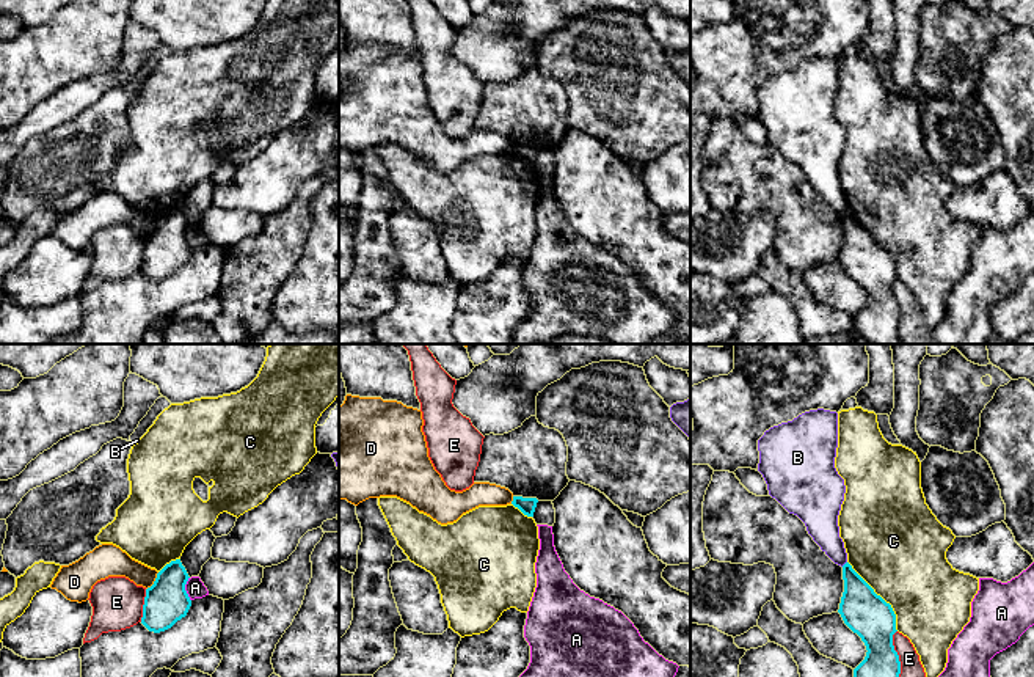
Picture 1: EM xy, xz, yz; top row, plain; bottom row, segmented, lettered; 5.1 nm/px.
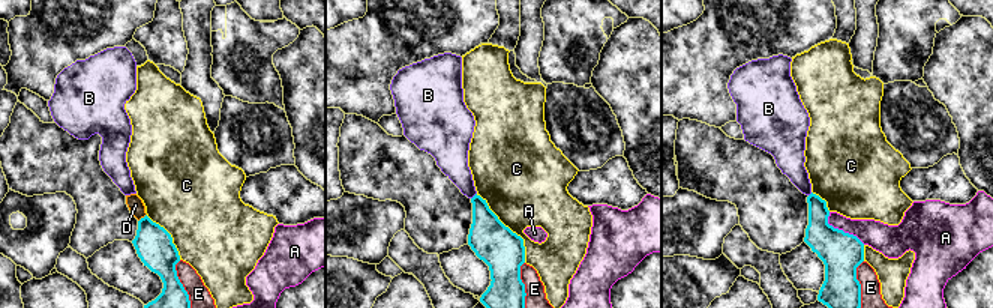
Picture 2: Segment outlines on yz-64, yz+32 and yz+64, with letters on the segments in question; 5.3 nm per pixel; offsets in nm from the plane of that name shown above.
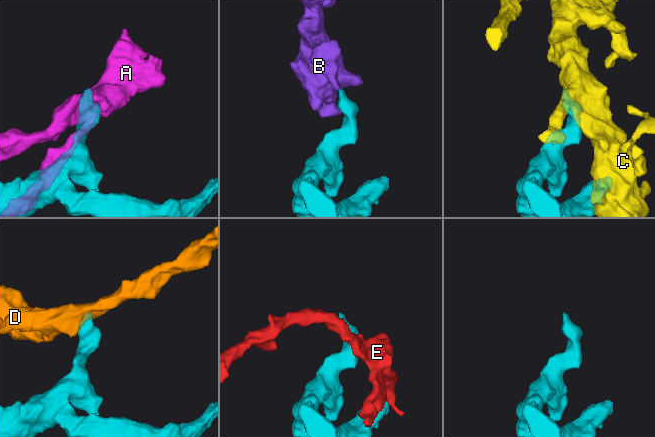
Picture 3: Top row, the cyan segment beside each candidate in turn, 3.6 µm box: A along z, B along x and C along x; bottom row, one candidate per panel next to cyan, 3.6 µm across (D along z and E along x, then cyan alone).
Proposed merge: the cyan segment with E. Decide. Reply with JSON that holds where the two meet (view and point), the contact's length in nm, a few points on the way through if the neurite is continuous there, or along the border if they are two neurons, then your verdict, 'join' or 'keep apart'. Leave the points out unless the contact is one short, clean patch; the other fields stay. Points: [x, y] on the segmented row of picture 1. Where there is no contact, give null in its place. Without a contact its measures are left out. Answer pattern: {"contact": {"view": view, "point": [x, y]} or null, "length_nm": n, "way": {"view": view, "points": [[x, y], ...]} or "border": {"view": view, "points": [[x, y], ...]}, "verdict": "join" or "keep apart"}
{"contact": {"view": "yz", "point": [896, 654]}, "length_nm": 240, "verdict": "keep apart"}

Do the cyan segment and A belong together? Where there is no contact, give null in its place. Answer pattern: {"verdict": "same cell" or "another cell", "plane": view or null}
{"verdict": "another cell", "plane": "xy"}

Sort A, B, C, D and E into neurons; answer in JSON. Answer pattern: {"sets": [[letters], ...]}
{"sets": [["A"], ["B"], ["C"], ["D"], ["E"]]}

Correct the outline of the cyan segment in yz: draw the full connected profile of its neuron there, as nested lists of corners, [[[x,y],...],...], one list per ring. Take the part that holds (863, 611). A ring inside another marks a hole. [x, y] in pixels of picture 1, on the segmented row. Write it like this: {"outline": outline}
{"outline": [[[849,562],[843,565],[843,580],[844,592],[838,613],[868,650],[854,669],[854,677],[899,677],[901,661],[893,646],[896,614],[891,605],[877,595]]]}

